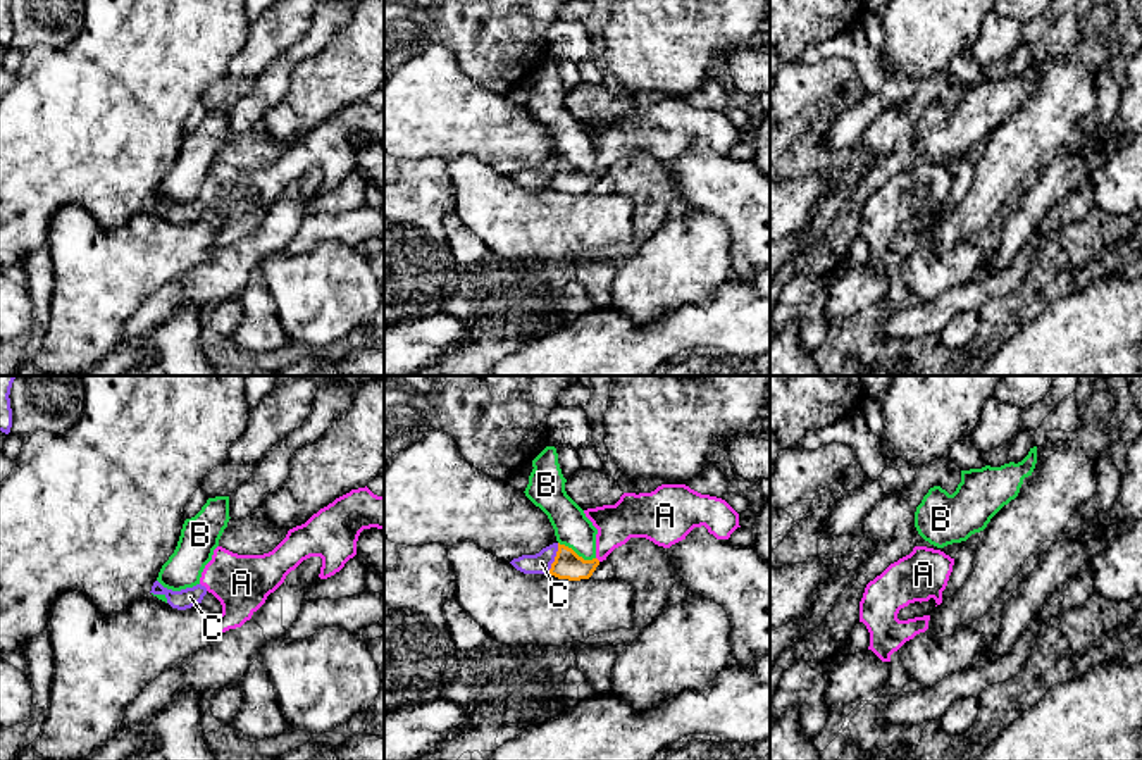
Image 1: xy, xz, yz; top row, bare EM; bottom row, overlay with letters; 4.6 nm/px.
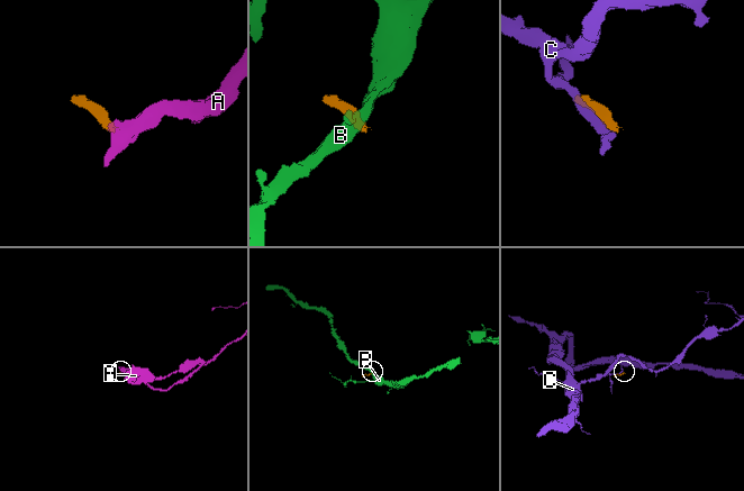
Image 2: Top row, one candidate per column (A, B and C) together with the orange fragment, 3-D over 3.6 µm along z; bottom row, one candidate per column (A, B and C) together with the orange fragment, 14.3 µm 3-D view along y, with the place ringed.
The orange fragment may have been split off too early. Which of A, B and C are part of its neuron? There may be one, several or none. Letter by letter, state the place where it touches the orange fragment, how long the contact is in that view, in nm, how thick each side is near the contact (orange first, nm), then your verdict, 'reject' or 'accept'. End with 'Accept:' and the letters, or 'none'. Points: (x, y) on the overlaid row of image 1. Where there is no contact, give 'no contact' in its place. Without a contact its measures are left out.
A: no contact | accept
B: xz (576, 554) | 190 nm | 130/170 nm | reject
C: xz (555, 557) | 140 nm | 130/100 nm | reject
Accept: A

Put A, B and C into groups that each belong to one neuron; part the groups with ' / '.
A / B / C

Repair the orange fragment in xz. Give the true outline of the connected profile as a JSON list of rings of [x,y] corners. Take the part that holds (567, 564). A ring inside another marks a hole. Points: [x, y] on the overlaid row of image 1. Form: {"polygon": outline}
{"polygon": [[[661,484],[651,493],[639,495],[624,493],[615,505],[587,508],[584,514],[598,529],[596,557],[593,560],[584,560],[572,548],[558,543],[558,551],[549,569],[549,574],[558,579],[589,579],[596,567],[630,538],[646,538],[658,546],[670,548],[686,539],[694,527],[704,526],[717,539],[729,539],[730,534],[741,527],[739,514],[725,500],[701,495],[686,484]]]}

